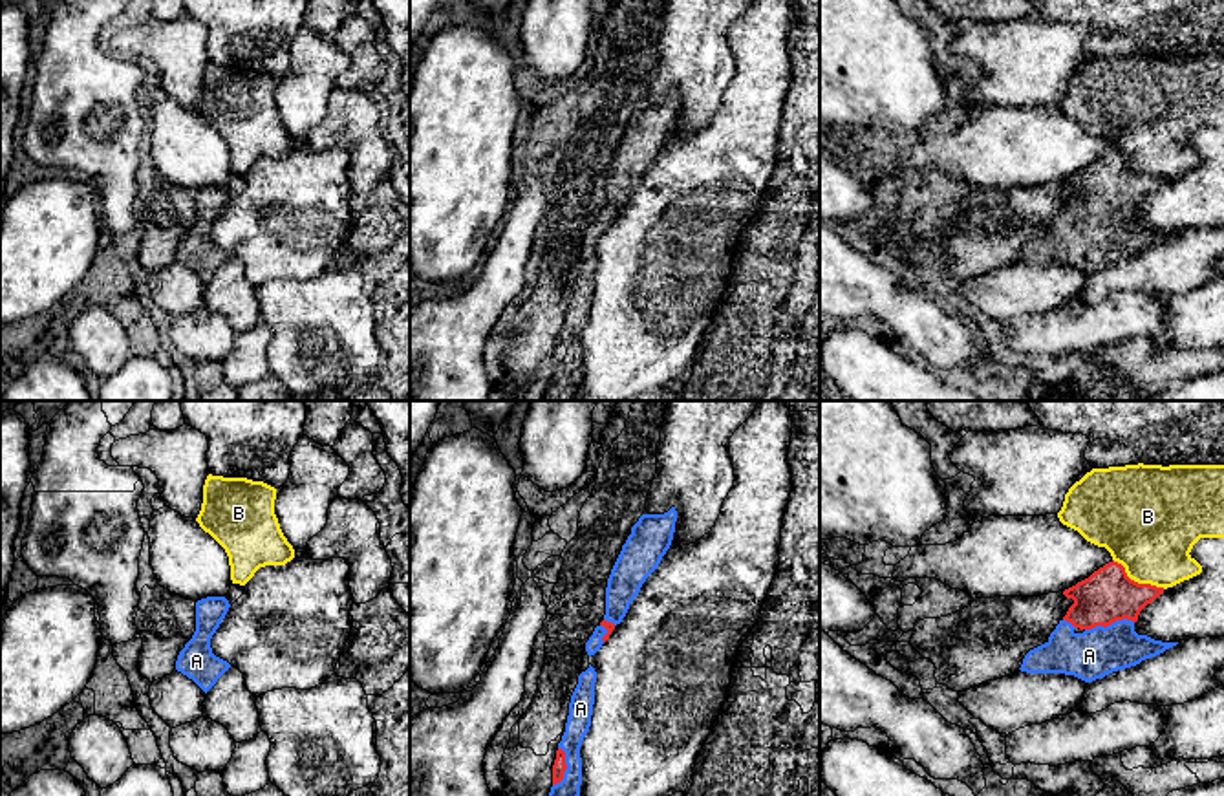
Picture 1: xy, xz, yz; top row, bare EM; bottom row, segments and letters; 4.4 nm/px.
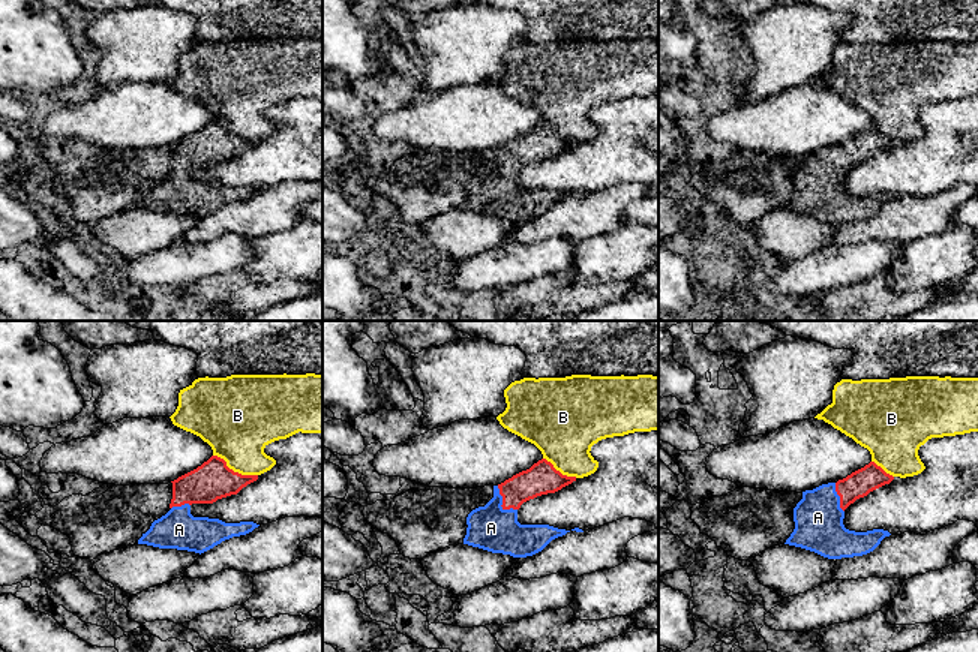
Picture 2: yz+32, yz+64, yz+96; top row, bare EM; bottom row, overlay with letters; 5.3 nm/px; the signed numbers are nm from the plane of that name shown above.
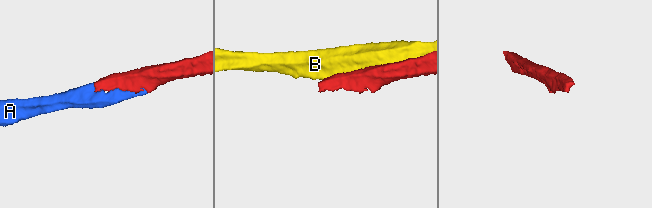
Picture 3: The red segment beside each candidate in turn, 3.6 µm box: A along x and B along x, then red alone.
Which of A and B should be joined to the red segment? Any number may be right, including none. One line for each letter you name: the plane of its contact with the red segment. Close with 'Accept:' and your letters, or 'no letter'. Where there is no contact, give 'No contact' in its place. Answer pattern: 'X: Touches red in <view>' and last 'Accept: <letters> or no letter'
A: Touches red in yz
Accept: A

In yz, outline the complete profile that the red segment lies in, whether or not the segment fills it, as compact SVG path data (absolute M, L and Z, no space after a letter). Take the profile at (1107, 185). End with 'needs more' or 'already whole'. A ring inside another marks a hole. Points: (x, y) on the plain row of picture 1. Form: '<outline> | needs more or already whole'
M1105 154L1063 181L1074 194L1048 231L1025 245L1019 260L1065 264L1092 273L1164 243L1178 232L1134 221L1140 201L1162 183L1164 177L1131 170L1122 154Z | needs more

